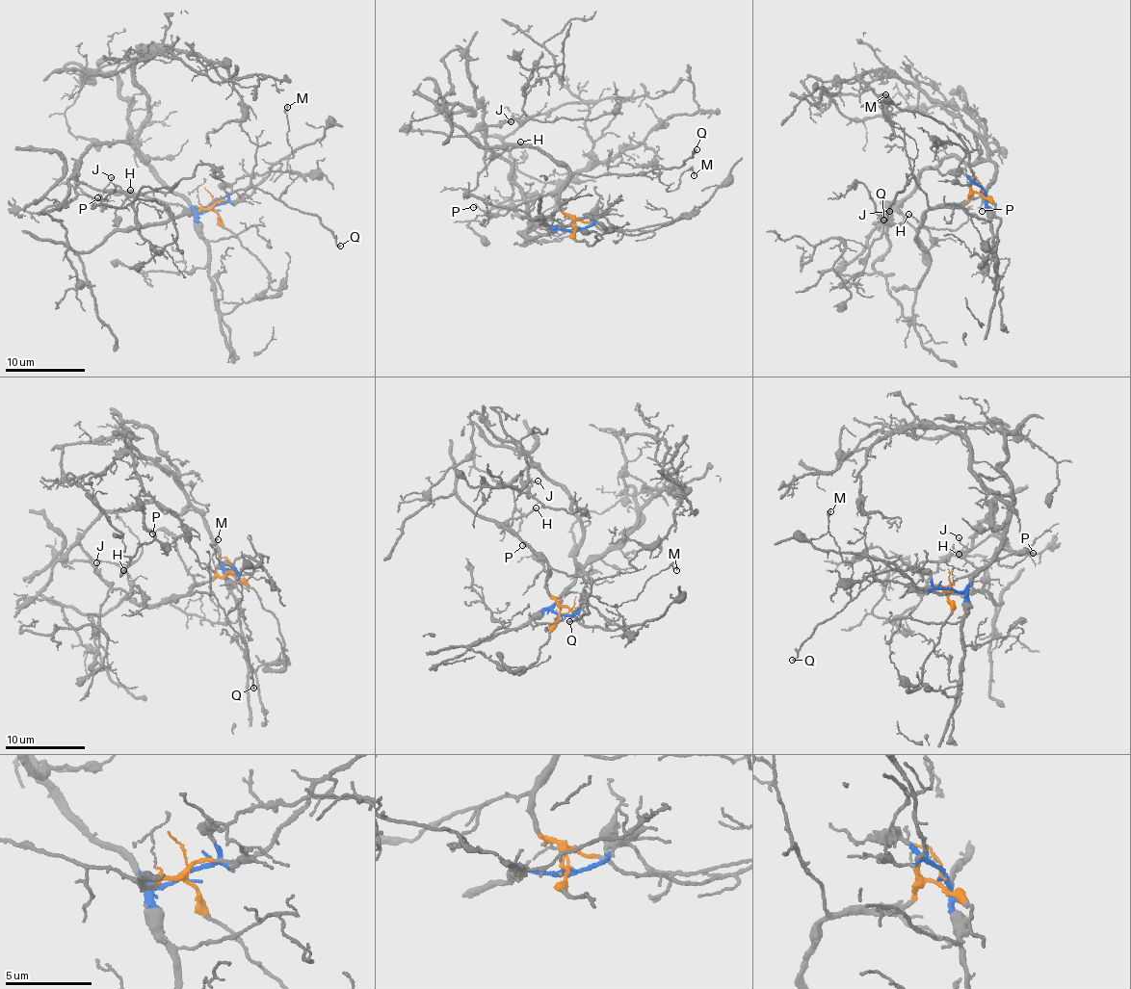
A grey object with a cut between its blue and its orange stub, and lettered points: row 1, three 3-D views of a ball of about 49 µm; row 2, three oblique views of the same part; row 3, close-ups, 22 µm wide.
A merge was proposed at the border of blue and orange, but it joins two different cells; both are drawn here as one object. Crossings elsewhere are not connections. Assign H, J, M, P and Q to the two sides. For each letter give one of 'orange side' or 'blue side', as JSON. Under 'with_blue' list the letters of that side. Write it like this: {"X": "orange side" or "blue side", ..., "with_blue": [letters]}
{"H": "orange side", "J": "blue side", "M": "orange side", "P": "orange side", "Q": "orange side", "with_blue": ["J"]}

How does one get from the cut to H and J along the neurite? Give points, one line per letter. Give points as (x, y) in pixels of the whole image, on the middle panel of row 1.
H: (575, 230), (573, 220), (559, 203), (559, 190), (569, 172), (534, 146), (493, 147), (491, 154), (520, 143)
J: (574, 230), (555, 229), (533, 241), (525, 232), (530, 210), (522, 201), (522, 188), (478, 127), (512, 122)

